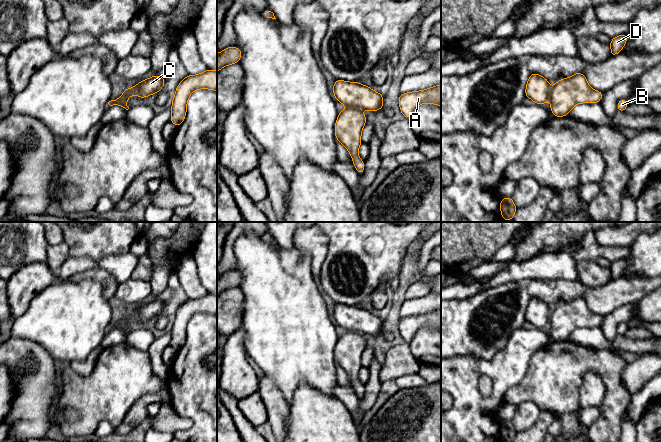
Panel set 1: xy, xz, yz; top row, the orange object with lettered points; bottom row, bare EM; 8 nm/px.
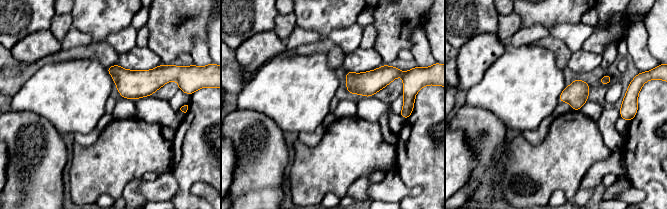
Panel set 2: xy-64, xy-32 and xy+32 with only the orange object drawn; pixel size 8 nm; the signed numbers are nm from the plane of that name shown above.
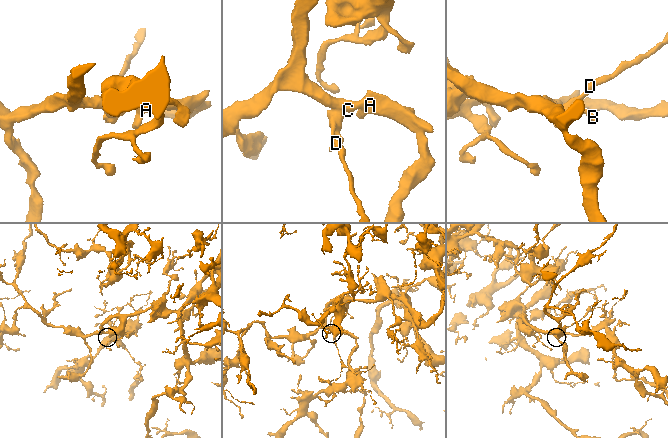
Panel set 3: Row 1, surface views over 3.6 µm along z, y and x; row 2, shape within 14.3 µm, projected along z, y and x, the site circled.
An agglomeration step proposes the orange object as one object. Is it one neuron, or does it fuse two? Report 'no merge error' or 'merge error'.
merge error

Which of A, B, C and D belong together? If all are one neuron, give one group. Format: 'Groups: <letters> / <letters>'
Groups: A C / B D

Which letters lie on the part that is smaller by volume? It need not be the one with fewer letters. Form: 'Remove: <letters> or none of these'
Remove: B, D

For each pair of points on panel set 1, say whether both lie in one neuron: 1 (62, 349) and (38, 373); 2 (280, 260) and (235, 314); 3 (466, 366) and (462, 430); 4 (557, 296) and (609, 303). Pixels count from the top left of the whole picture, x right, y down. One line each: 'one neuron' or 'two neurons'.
1: two neurons
2: two neurons
3: one neuron
4: one neuron

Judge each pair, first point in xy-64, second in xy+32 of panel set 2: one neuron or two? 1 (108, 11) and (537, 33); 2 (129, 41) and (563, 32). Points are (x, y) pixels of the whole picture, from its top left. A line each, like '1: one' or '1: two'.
1: two
2: one

